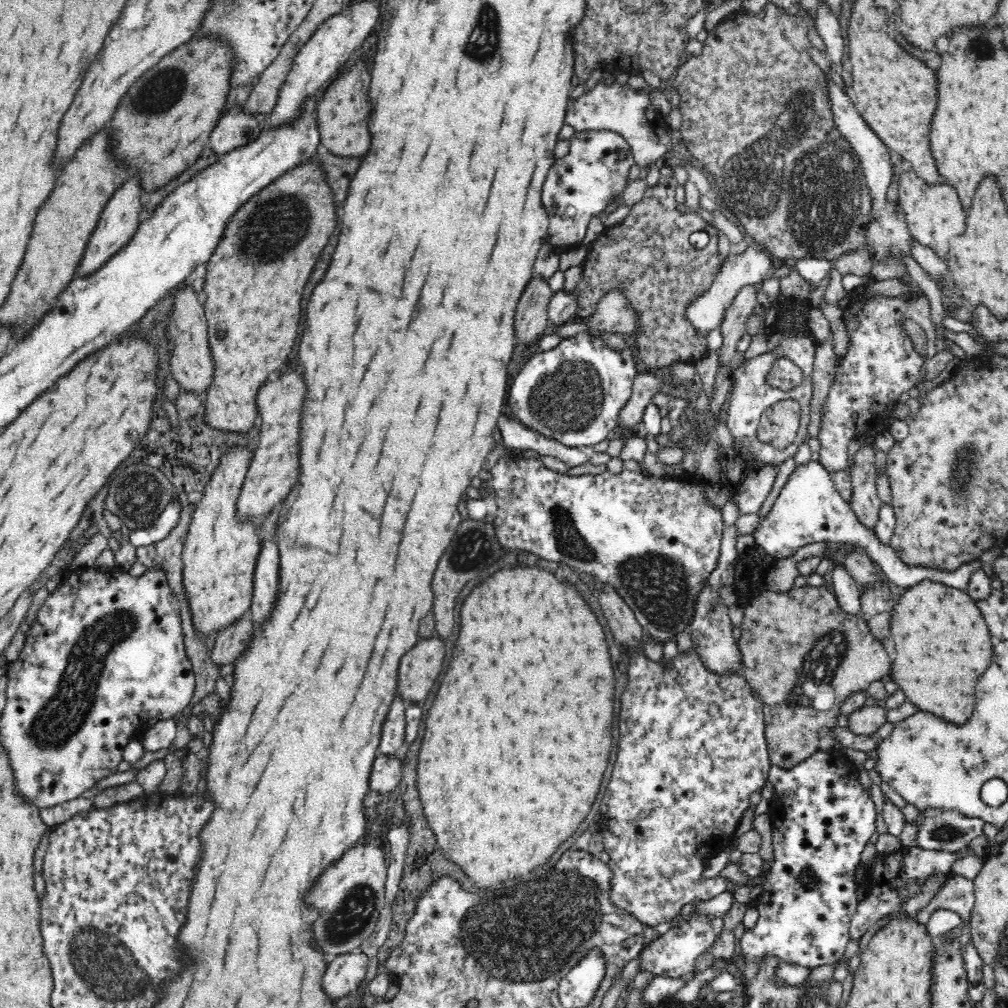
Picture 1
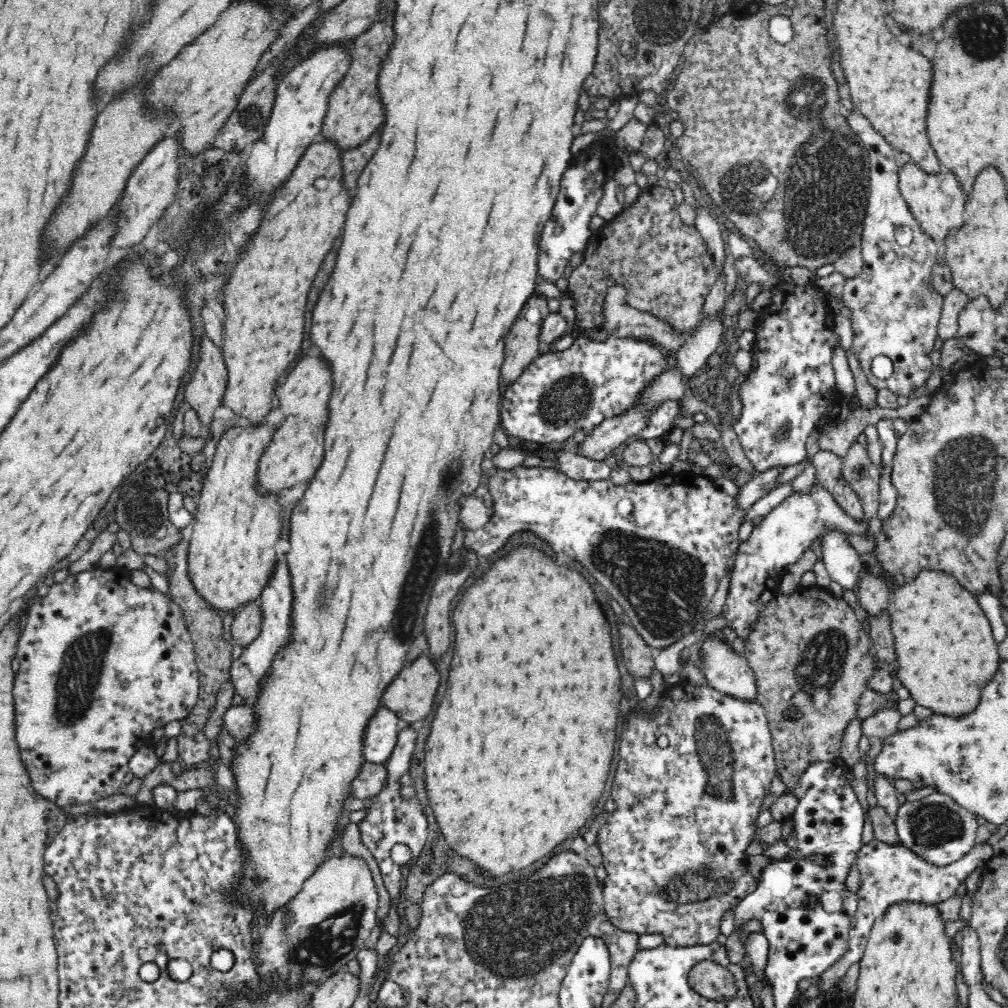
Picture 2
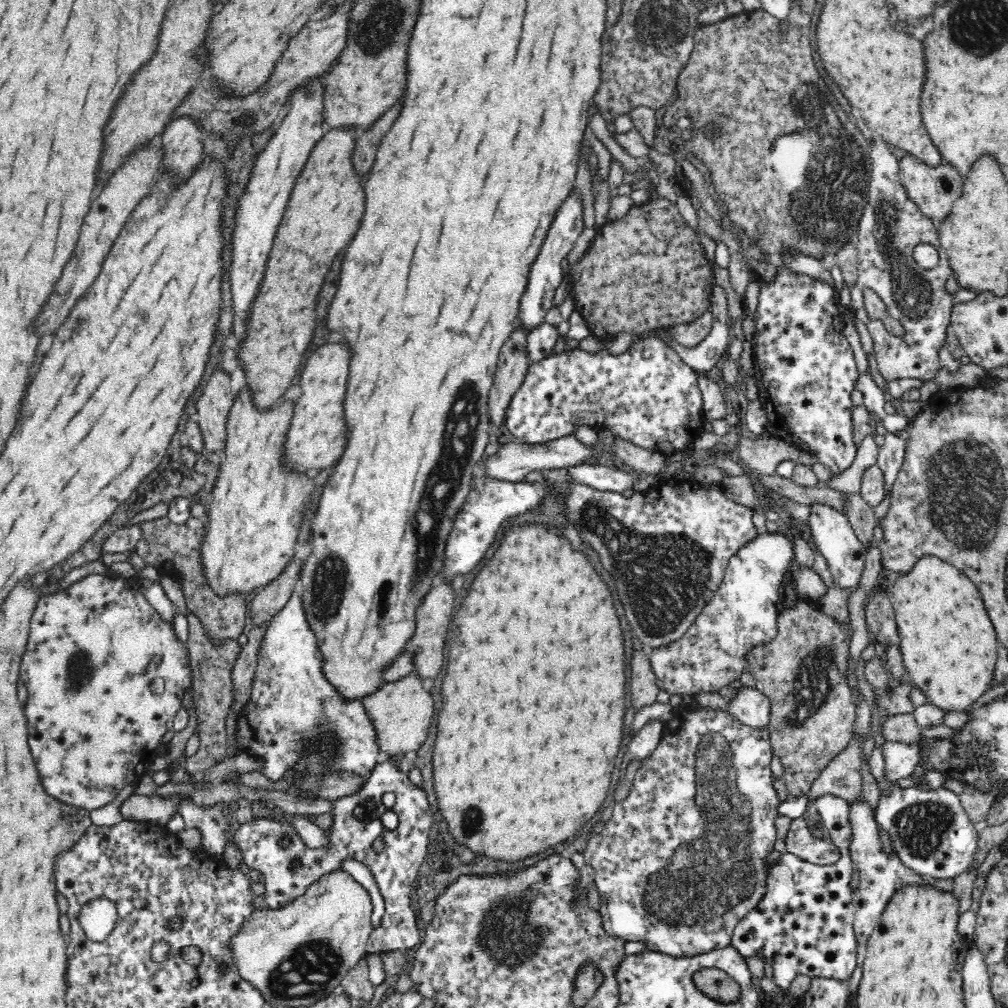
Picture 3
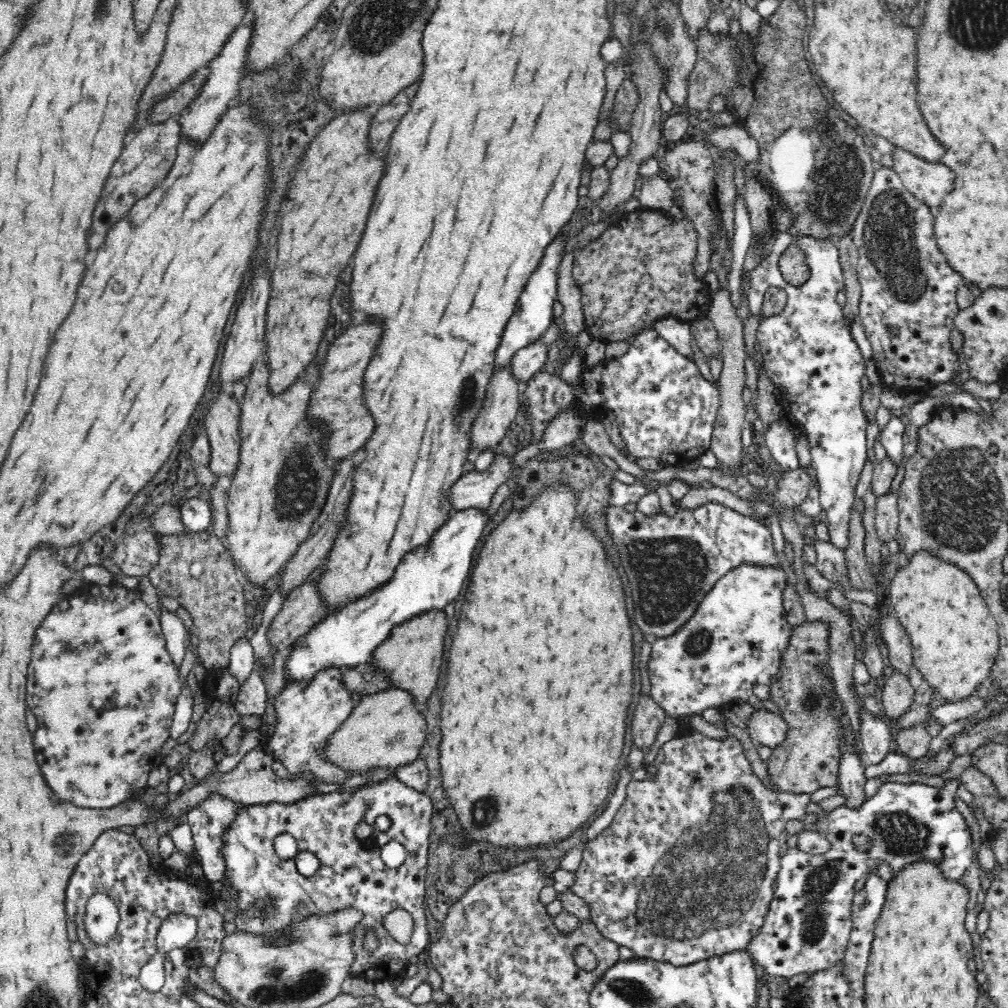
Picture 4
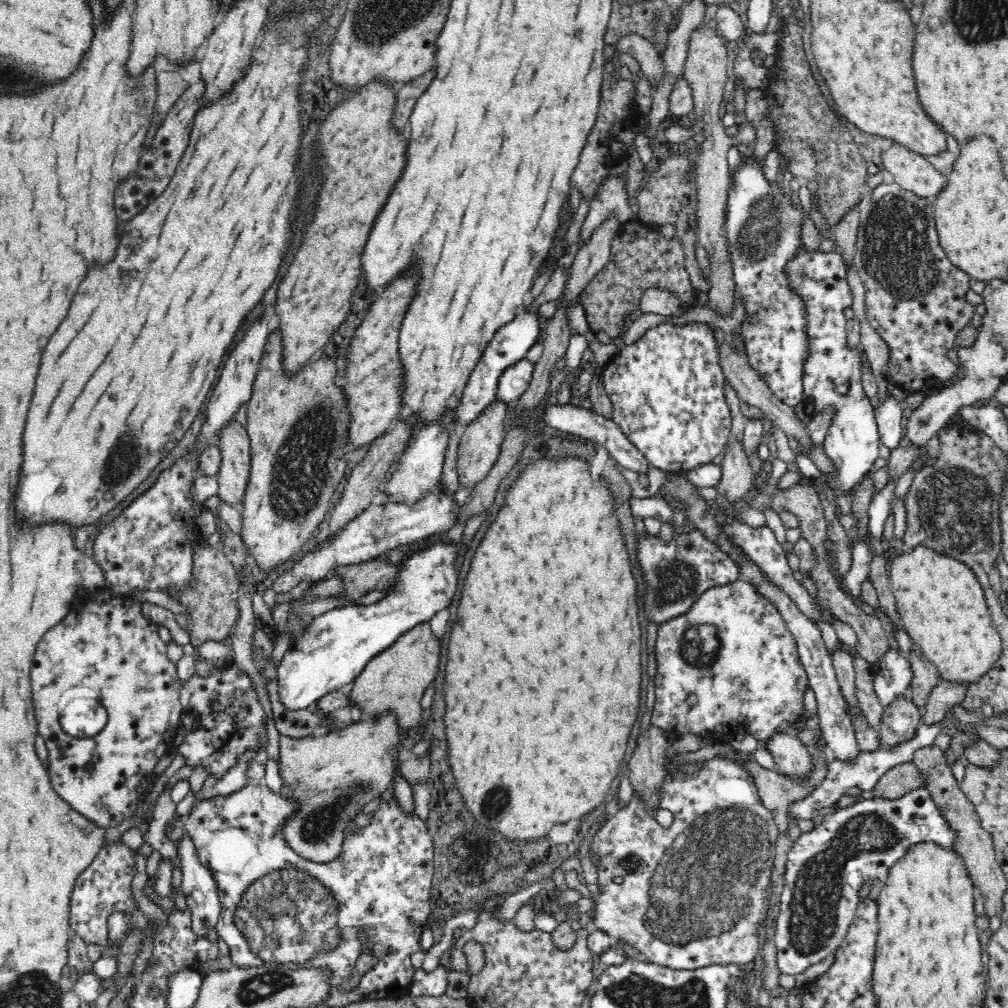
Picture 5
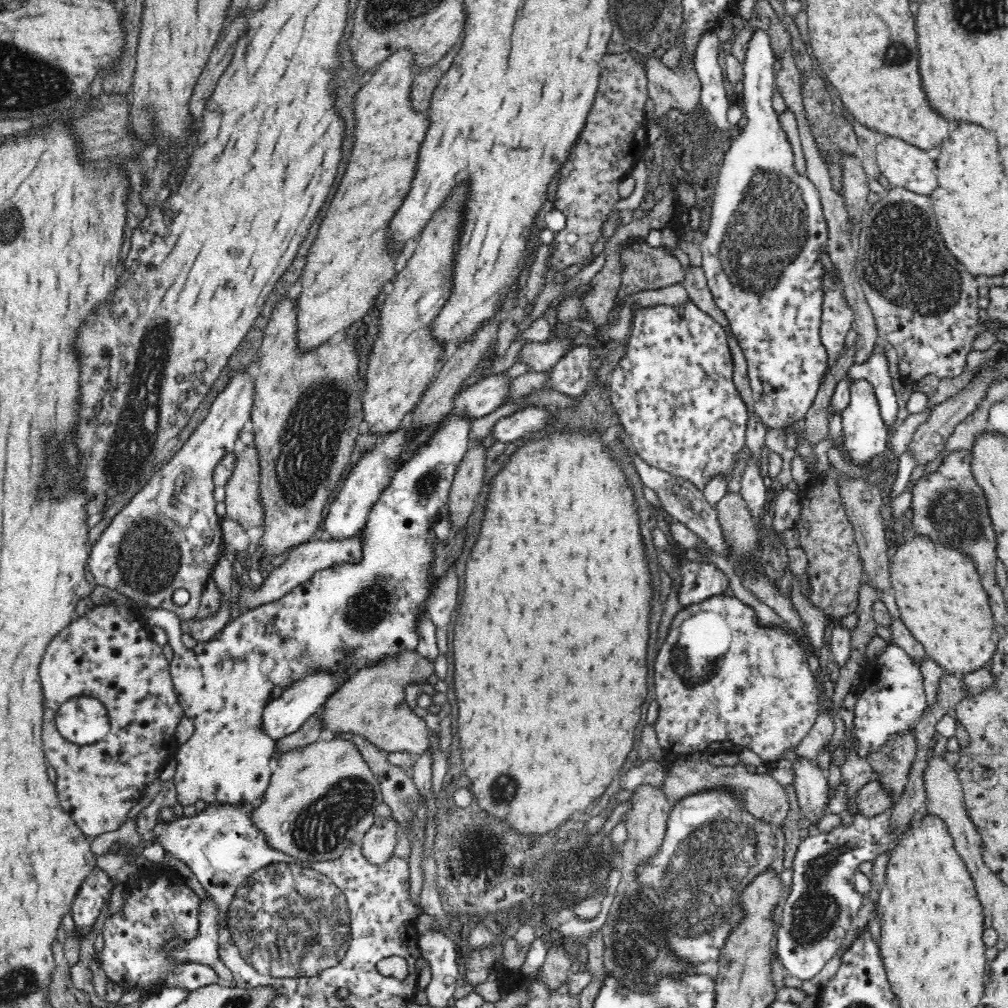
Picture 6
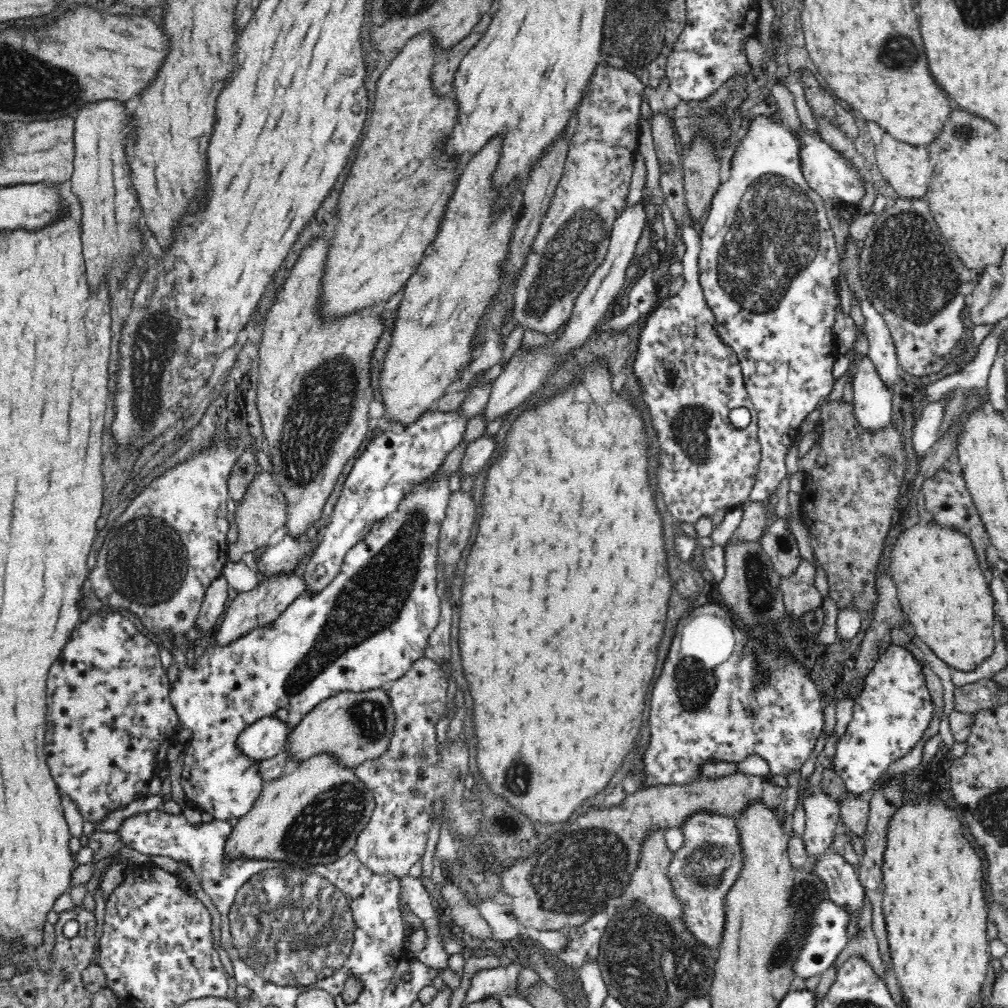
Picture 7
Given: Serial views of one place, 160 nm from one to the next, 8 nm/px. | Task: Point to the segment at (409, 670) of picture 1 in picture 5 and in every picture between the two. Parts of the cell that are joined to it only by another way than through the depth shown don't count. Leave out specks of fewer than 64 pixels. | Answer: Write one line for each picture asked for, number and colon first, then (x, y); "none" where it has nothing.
2: (410, 695)
3: (400, 712)
4: (384, 731)
5: (331, 779)

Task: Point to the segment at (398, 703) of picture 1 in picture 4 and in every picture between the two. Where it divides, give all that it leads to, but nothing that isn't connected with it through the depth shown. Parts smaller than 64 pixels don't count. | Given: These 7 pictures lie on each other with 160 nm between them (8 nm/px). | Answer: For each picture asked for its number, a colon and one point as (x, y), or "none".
2: (380, 738)
3: (294, 711)
4: (307, 716)

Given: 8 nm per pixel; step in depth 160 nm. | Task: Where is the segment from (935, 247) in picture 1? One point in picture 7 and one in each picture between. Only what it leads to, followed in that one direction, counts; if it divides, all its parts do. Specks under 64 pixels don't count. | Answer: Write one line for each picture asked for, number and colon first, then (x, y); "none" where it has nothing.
2: (937, 200)
3: (935, 190)
4: (929, 181)
5: (913, 172)
6: (904, 165)
7: (907, 168)

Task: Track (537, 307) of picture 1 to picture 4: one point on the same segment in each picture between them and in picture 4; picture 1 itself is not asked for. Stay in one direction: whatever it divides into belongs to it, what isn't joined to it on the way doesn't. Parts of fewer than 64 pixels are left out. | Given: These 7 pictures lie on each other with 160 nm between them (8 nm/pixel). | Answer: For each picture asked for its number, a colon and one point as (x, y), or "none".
2: (521, 344)
3: (513, 362)
4: (503, 398)

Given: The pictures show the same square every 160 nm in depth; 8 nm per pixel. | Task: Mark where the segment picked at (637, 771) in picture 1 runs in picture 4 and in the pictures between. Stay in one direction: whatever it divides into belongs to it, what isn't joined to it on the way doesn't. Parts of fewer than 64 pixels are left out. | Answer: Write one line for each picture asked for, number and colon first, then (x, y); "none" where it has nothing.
2: (689, 787)
3: (681, 860)
4: (684, 872)

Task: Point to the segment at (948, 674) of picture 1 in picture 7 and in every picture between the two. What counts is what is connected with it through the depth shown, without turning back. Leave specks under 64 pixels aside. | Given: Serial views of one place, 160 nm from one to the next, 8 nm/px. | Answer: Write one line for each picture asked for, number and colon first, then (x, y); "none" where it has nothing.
2: (946, 653)
3: (949, 645)
4: (928, 593)
5: (941, 602)
6: (937, 589)
7: (942, 590)

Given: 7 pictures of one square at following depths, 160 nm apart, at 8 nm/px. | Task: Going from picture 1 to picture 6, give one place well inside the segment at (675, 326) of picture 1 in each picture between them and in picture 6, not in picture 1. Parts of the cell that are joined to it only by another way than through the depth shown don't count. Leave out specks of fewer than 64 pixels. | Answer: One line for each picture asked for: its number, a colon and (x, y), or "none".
2: (667, 270)
3: (648, 270)
4: (641, 270)
5: (640, 258)
6: (644, 268)

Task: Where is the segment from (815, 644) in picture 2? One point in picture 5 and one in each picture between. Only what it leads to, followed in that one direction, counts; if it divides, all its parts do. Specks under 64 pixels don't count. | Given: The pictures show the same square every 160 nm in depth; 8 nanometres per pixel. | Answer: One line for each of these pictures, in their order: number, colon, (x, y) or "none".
3: (802, 672)
4: (809, 759)
5: (776, 792)

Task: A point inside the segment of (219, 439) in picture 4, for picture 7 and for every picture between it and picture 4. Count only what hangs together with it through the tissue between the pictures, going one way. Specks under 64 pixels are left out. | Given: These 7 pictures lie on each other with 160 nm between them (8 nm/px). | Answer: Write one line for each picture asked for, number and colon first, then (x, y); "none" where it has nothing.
5: (234, 474)
6: (243, 502)
7: (263, 510)

